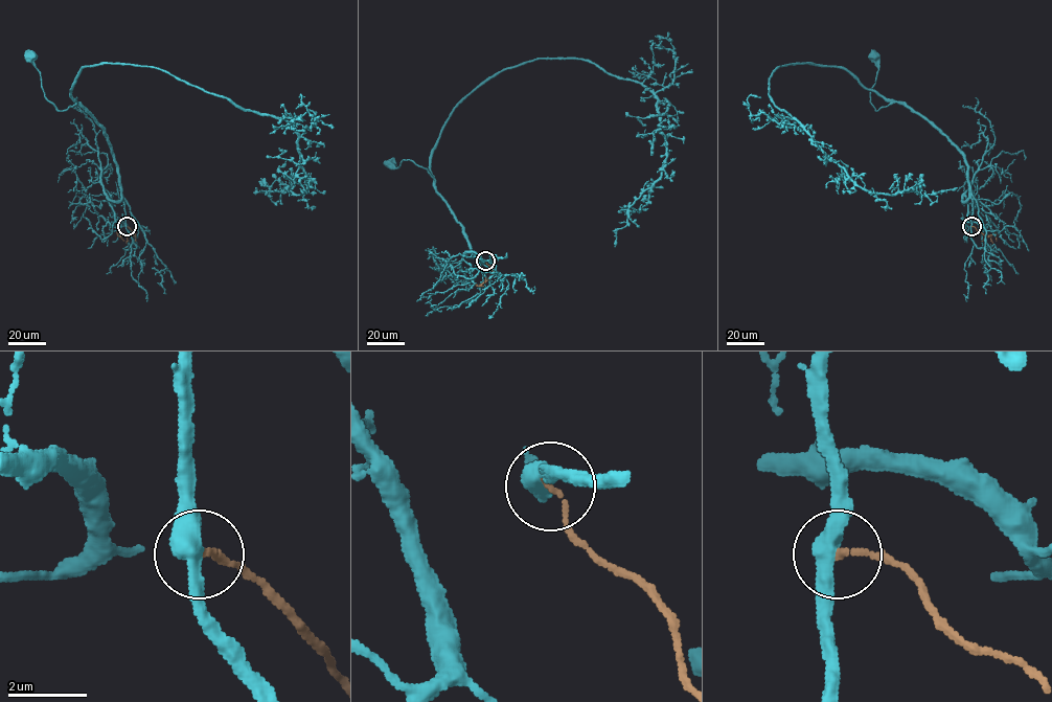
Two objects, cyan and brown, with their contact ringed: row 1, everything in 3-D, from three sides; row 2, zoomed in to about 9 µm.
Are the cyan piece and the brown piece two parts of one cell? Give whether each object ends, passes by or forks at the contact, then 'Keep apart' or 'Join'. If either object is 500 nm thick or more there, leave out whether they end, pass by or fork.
At the ring cyan passes by. At the ring brown ends. Keep apart

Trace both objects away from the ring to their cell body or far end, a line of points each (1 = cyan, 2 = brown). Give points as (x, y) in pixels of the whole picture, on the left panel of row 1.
1: (127, 226), (118, 164), (105, 131), (78, 104), (60, 110), (44, 96), (40, 72), (30, 54)
2: (127, 226), (133, 231), (132, 236), (119, 236), (116, 232)

